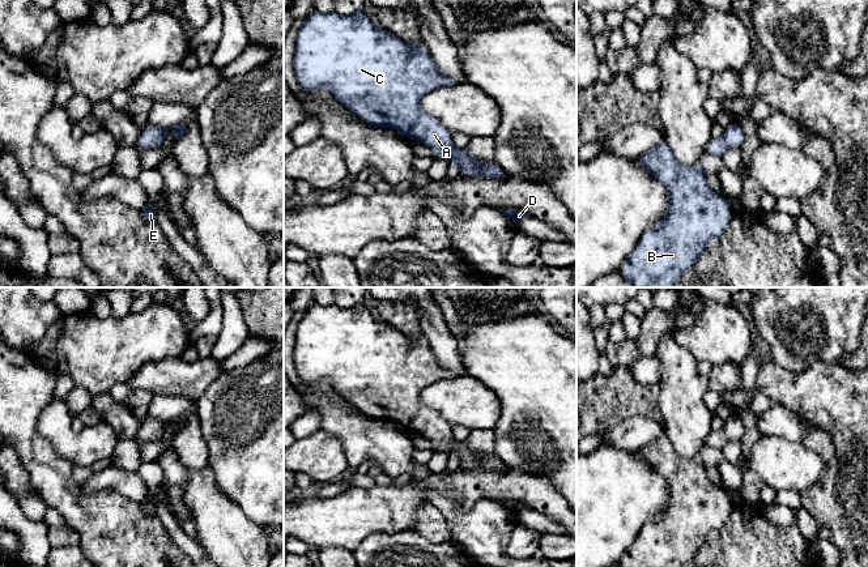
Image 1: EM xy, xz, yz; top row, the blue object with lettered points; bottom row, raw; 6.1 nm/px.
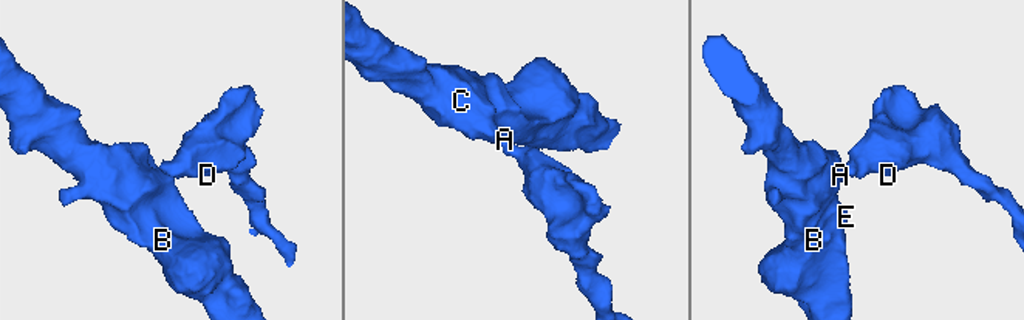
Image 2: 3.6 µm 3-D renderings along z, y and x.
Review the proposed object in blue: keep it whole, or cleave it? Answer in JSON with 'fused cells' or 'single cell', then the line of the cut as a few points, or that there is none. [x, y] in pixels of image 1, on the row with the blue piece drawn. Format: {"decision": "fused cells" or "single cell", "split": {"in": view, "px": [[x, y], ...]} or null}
{"decision": "single cell", "split": null}

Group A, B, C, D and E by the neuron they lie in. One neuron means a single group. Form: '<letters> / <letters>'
A B C D E

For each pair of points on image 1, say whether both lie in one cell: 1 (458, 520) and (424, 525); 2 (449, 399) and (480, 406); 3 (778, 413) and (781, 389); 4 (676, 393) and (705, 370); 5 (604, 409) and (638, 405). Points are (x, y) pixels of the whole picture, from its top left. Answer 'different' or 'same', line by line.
1: different
2: same
3: different
4: different
5: same

